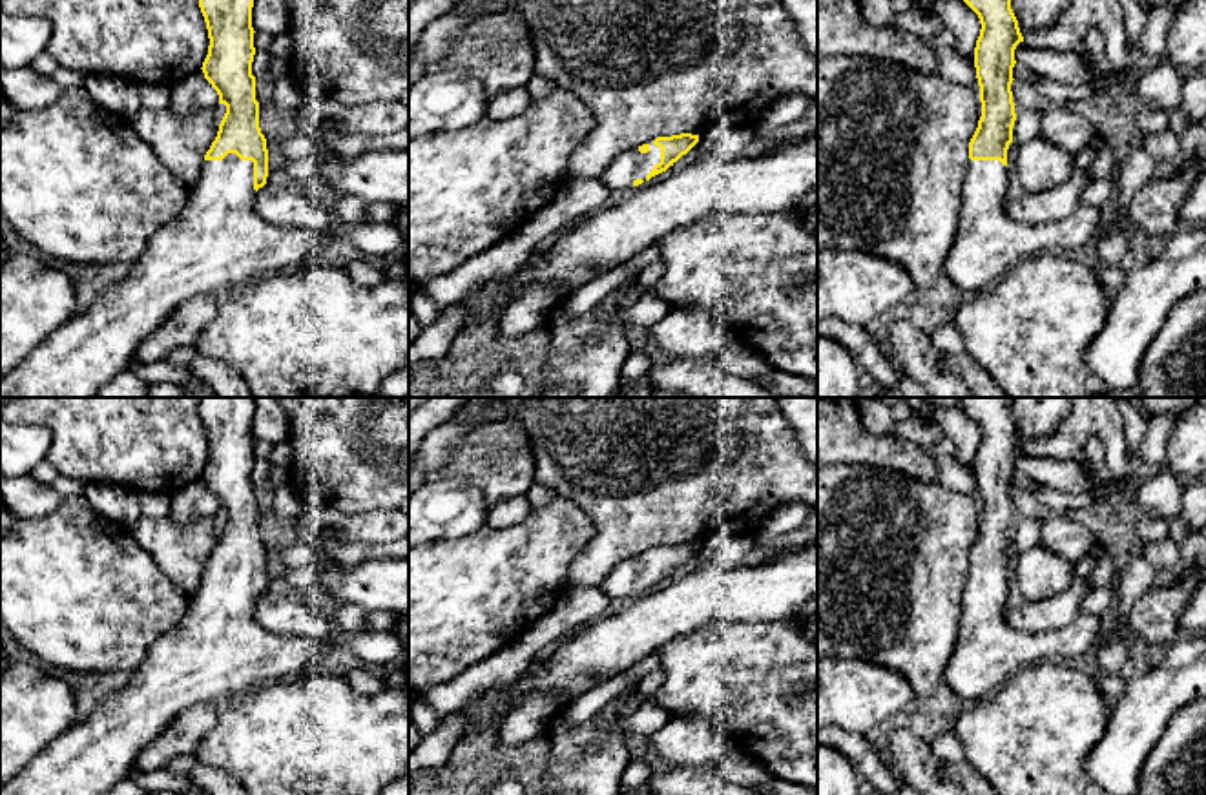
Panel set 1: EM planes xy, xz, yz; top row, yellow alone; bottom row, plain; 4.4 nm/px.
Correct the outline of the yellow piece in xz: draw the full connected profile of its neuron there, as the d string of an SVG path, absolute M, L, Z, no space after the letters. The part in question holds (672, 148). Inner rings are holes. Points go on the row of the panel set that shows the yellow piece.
M691 133L657 137L648 144L619 155L600 181L609 191L639 186L673 166L697 142L699 135Z

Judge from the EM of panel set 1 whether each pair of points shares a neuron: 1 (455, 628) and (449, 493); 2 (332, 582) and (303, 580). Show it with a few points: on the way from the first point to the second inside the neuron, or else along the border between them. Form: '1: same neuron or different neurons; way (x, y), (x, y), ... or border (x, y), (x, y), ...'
1: different neurons; border (484, 524), (462, 536), (431, 540), (427, 544)
2: same neuron; way (325, 580), (311, 580)

